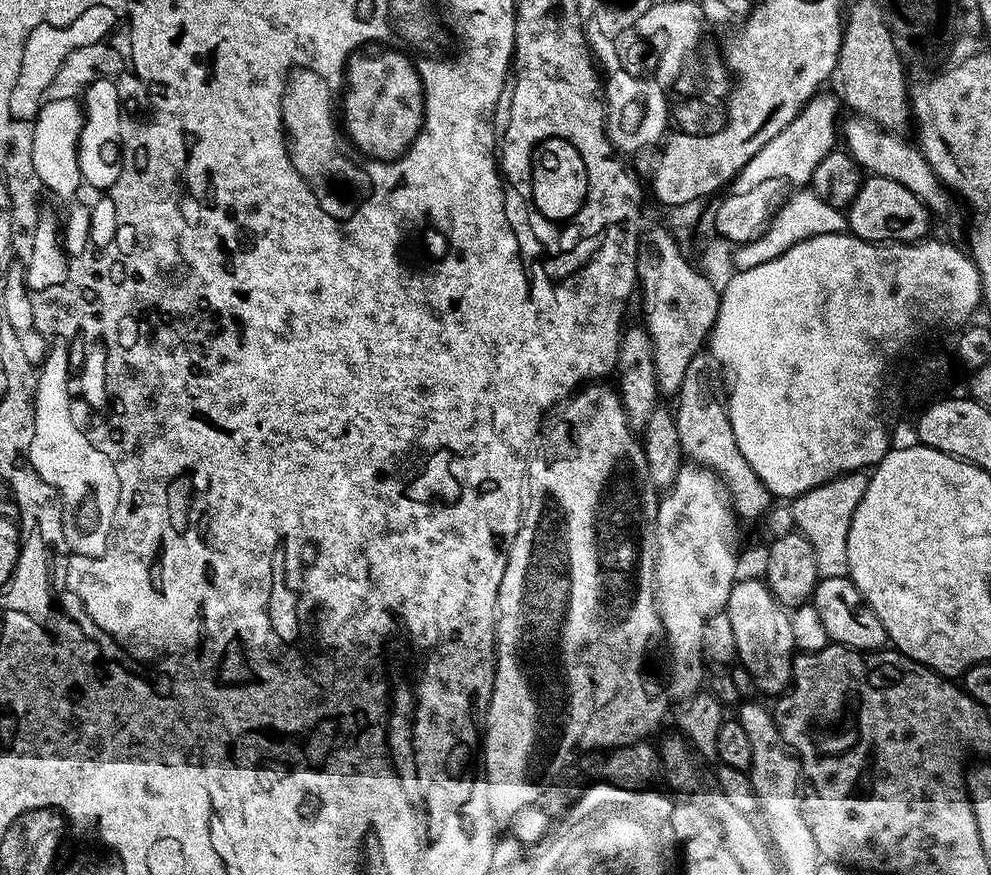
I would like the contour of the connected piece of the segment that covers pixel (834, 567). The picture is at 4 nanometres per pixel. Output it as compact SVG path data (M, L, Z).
M863 471L845 473L804 495L795 497L789 505L795 529L803 533L814 546L821 580L849 577L846 542L849 540L850 522L853 521L854 512L866 492L868 477Z

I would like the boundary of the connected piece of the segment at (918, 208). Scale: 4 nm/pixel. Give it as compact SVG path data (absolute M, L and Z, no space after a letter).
M869 175L863 181L854 198L854 202L846 209L848 217L847 231L859 240L870 240L873 242L919 242L929 235L928 219L930 213L924 201L920 200L902 182L894 182L890 178Z

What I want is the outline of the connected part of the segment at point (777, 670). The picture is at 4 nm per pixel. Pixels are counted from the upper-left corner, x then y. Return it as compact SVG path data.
M737 579L730 590L726 609L730 626L734 626L734 642L739 667L745 668L761 693L779 697L792 683L792 662L796 647L790 630L790 612L774 598L763 579Z

